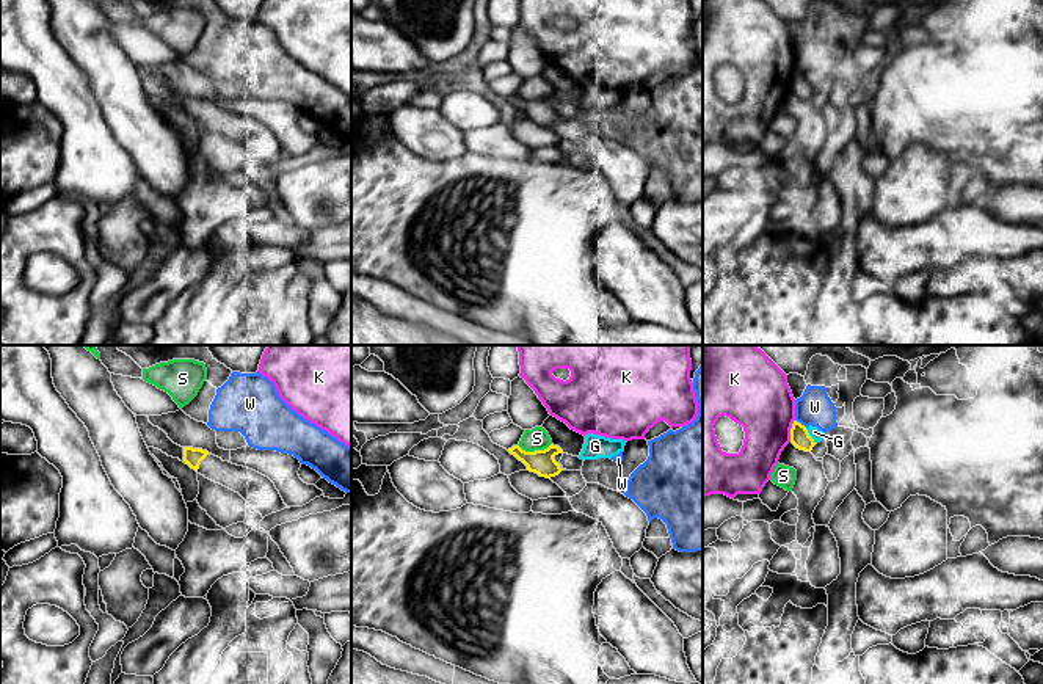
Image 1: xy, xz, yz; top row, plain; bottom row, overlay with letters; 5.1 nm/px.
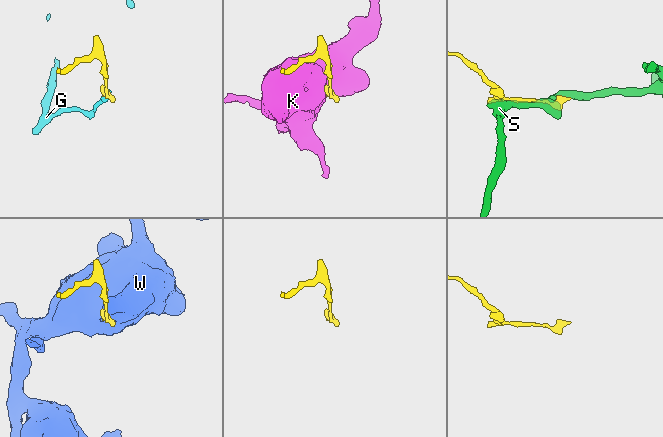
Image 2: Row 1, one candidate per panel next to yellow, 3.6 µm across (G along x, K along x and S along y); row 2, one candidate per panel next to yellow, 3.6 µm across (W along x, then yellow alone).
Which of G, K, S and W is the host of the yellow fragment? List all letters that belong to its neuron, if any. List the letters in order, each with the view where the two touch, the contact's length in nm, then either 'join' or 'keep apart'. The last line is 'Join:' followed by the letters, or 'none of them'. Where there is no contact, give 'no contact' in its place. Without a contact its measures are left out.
G: contact in yz; length 110 nm; keep apart
K: contact in yz; length 120 nm; keep apart
S: contact in xz; length 180 nm; keep apart
W: contact in yz; length 70 nm; keep apart
Join: none of them

